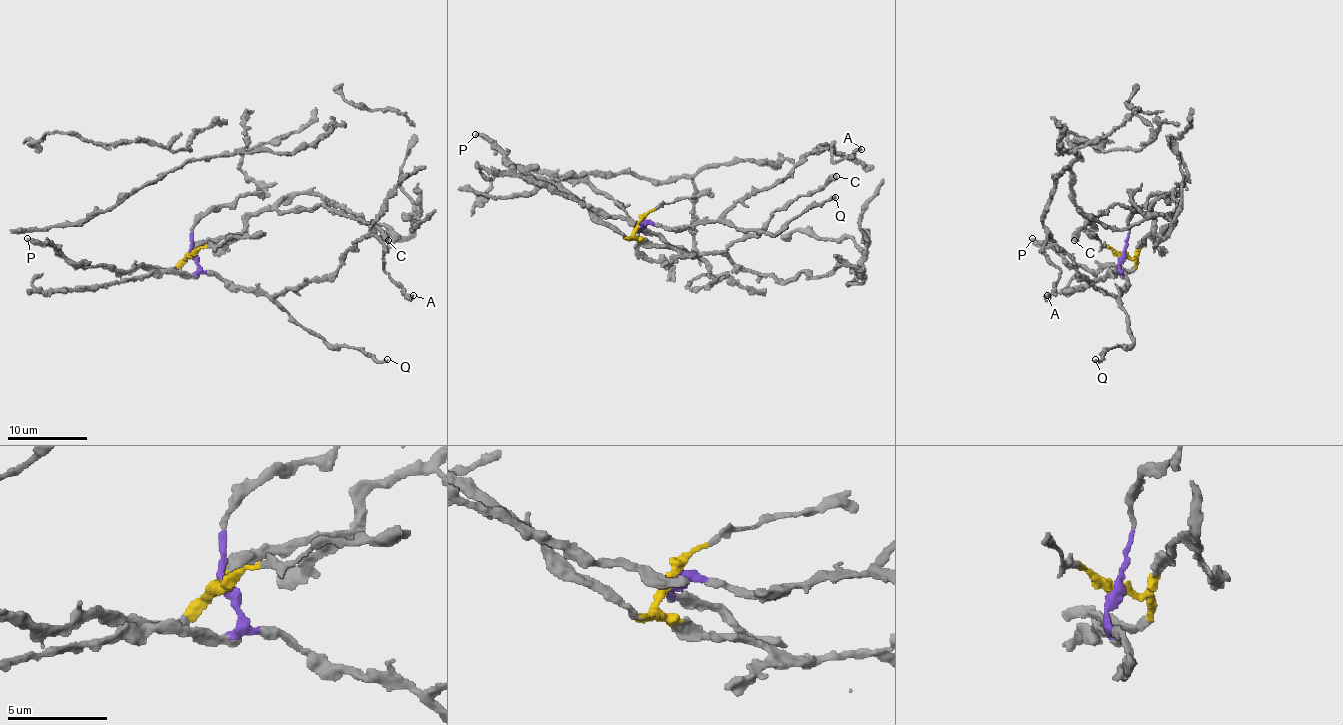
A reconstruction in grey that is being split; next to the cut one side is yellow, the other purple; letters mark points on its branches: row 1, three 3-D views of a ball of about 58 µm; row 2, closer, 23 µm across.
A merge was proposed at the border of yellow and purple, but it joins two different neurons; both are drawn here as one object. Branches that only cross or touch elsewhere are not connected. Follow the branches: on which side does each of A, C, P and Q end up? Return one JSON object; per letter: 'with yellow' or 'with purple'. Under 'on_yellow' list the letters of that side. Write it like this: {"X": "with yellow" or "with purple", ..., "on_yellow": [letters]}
{"A": "with purple", "C": "with yellow", "P": "with yellow", "Q": "with purple", "on_yellow": ["C", "P"]}

